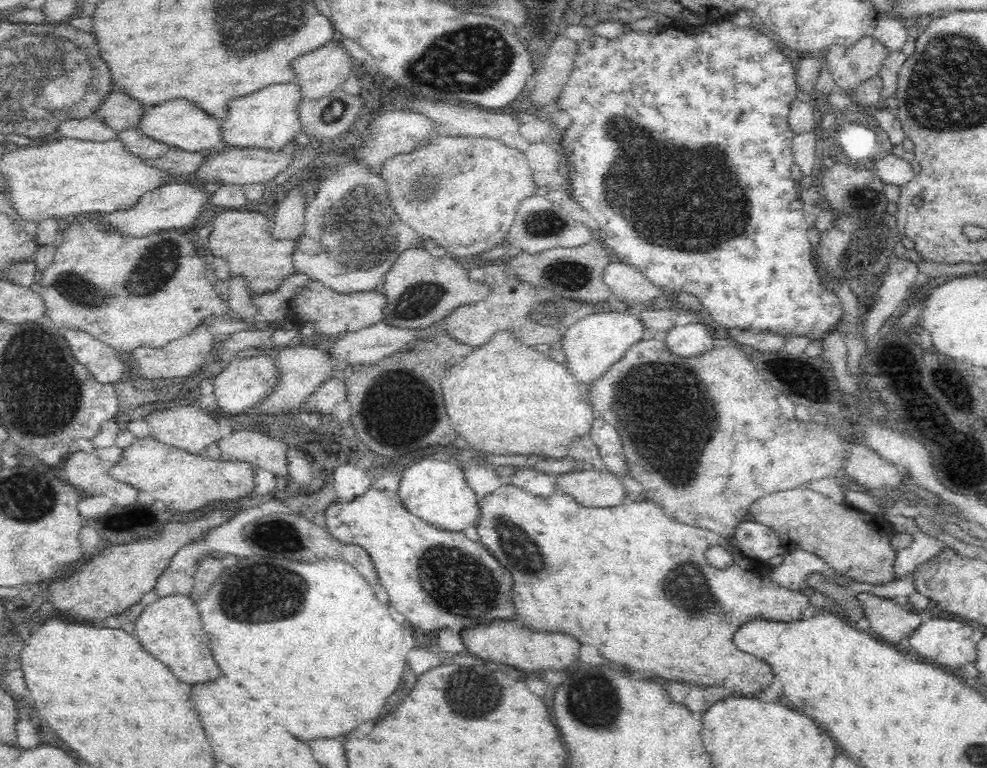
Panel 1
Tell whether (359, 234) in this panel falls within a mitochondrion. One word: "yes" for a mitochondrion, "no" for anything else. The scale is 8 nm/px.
yes

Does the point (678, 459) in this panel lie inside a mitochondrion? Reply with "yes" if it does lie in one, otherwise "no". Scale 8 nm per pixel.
yes

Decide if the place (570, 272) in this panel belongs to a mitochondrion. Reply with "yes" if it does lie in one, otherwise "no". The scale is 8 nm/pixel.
yes

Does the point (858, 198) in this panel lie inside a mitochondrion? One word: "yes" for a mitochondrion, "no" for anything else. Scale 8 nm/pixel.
yes

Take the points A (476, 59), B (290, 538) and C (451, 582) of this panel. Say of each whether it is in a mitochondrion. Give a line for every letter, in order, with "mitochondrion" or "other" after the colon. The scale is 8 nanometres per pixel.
A: mitochondrion
B: mitochondrion
C: mitochondrion

